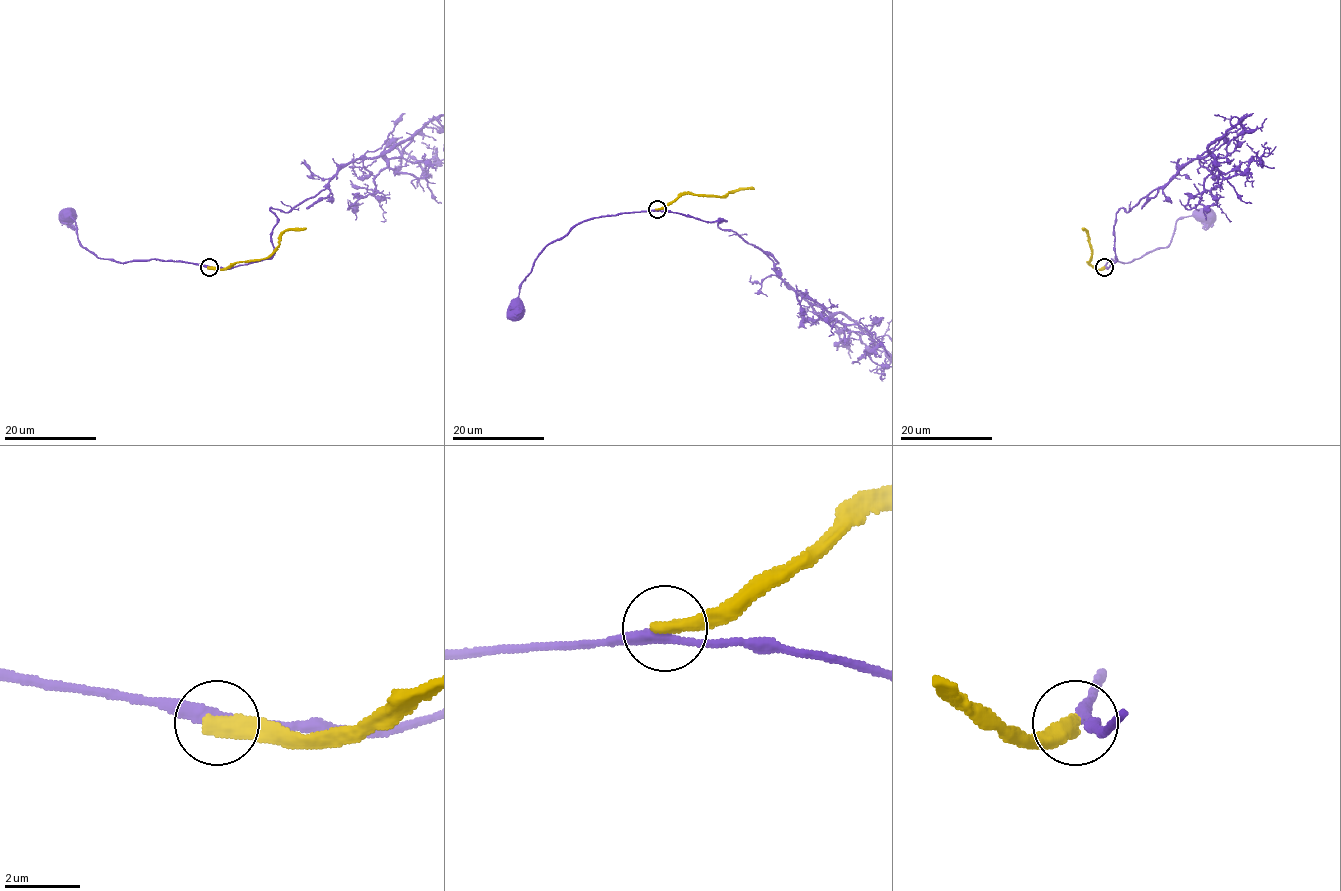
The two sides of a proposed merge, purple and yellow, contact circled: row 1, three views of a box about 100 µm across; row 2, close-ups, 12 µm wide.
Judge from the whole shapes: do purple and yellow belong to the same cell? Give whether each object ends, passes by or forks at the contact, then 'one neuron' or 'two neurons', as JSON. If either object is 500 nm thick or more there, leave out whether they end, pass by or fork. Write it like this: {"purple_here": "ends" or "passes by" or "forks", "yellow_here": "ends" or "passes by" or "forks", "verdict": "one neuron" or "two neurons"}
{"purple_here": "passes by", "yellow_here": "ends", "verdict": "two neurons"}

